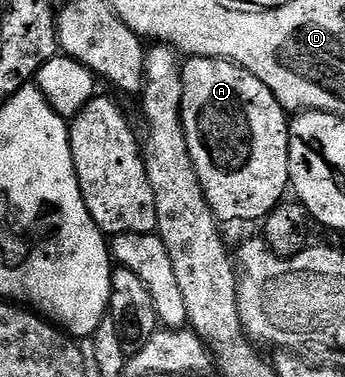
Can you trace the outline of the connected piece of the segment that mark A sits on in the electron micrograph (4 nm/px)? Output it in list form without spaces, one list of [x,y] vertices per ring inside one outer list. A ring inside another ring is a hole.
[[[189,58],[183,64],[182,105],[180,120],[186,133],[186,145],[198,173],[198,181],[206,193],[206,201],[225,224],[239,219],[263,220],[285,198],[288,182],[288,124],[289,116],[274,93],[237,63],[225,59]]]

